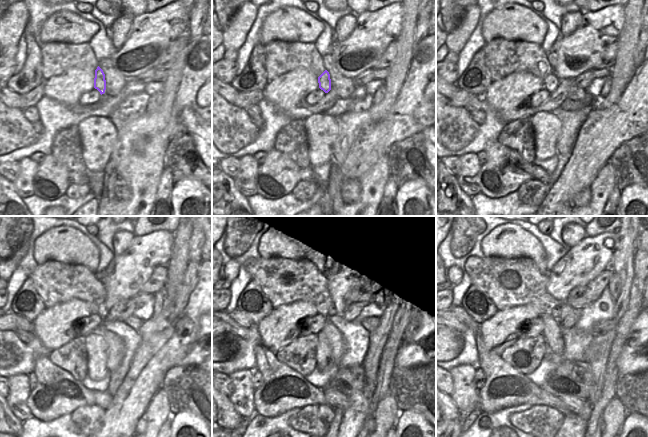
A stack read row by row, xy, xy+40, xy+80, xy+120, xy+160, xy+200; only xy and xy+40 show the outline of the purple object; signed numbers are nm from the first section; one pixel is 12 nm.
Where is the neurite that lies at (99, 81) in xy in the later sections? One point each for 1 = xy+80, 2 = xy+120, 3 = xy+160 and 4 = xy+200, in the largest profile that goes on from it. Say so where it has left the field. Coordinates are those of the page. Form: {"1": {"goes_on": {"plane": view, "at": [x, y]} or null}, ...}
{"1": {"goes_on": {"plane": "xy+80", "at": [550, 83]}}, "2": {"goes_on": {"plane": "xy+120", "at": [103, 309]}}, "3": {"goes_on": {"plane": "xy+160", "at": [332, 311]}}, "4": {"goes_on": {"plane": "xy+200", "at": [556, 312]}}}

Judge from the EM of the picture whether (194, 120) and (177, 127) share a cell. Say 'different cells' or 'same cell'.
different cells

